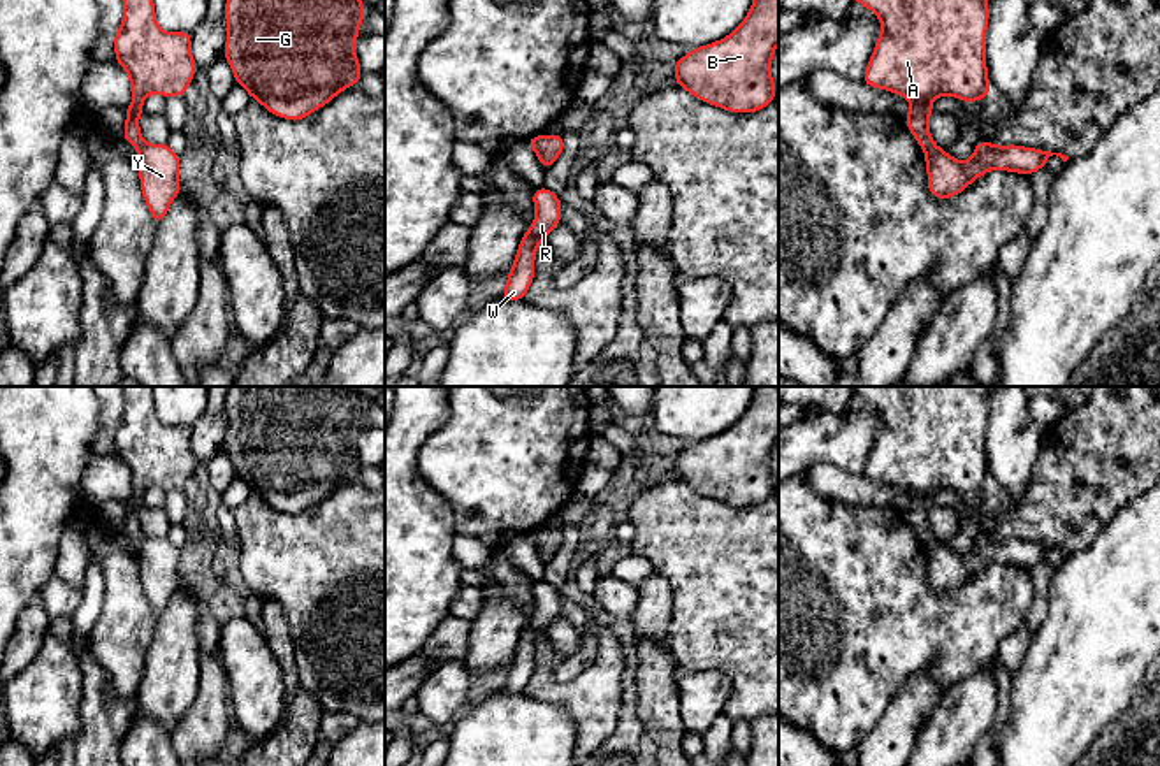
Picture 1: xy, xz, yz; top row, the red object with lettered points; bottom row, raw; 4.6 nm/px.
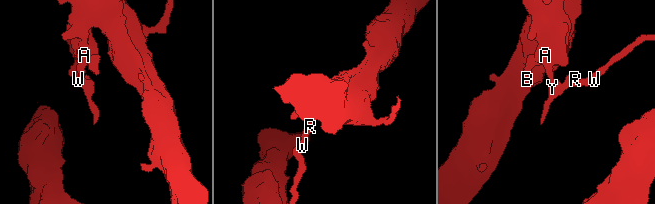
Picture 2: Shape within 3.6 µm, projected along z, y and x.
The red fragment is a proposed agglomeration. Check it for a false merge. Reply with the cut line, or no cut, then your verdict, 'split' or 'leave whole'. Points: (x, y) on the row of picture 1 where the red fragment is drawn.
no cut; leave whole

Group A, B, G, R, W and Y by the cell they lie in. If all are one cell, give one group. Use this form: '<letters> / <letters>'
A B G R W Y

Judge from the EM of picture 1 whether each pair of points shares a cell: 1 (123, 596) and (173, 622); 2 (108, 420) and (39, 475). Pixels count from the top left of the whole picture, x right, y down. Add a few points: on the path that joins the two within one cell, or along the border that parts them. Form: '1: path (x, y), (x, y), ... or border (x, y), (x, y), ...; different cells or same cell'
1: border (157, 619), (146, 659); different cells
2: border (99, 404), (99, 424), (104, 429); different cells

